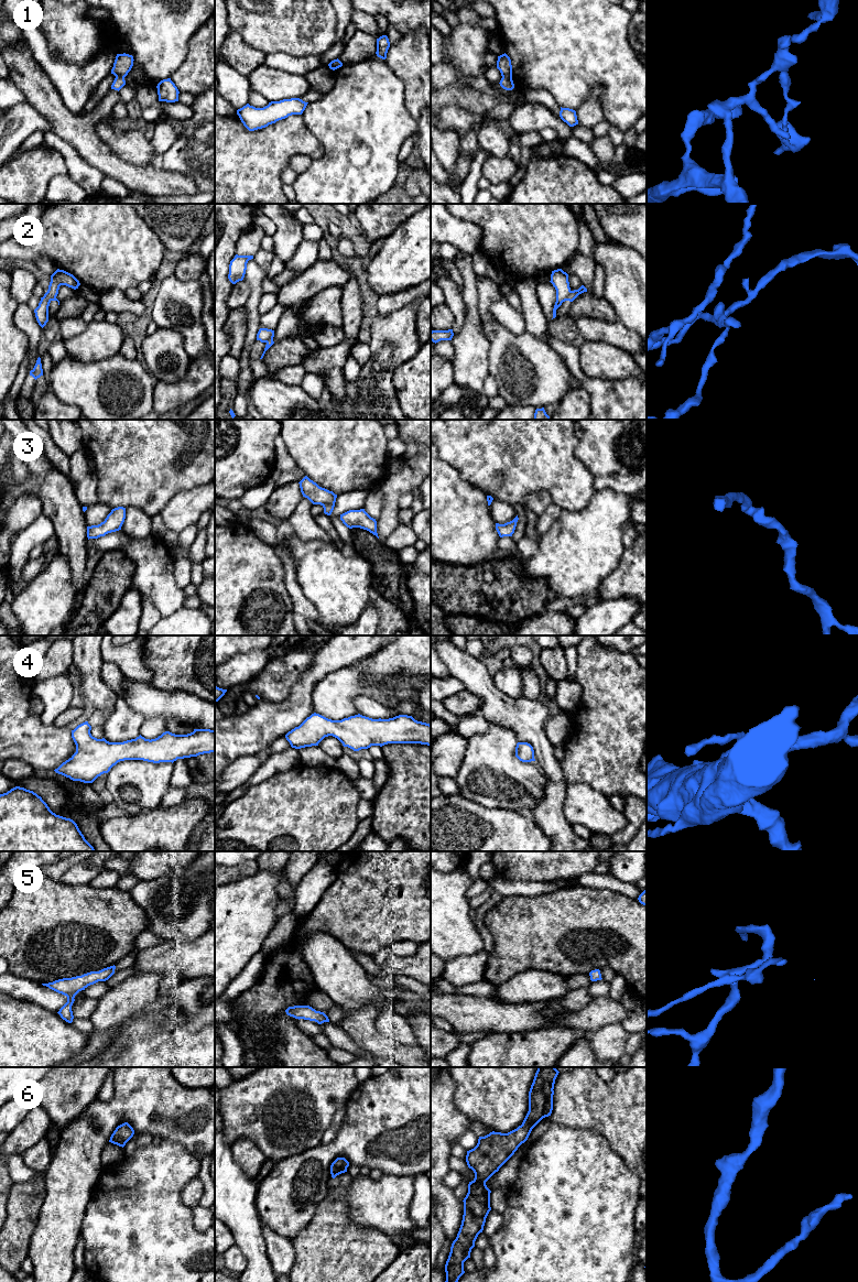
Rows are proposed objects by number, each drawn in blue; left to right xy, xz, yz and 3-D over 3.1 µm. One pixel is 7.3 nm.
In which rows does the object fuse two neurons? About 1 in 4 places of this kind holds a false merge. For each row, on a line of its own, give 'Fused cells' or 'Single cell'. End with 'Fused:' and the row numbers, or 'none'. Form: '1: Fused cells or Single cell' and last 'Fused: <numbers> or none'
1: Fused cells
2: Fused cells
3: Single cell
4: Single cell
5: Single cell
6: Single cell
Fused: 1, 2

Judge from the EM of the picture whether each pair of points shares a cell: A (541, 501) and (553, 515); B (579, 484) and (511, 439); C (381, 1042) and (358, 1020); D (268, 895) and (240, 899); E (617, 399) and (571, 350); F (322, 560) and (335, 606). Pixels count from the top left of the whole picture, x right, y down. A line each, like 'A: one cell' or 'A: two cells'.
A: two cells
B: one cell
C: one cell
D: one cell
E: one cell
F: one cell

